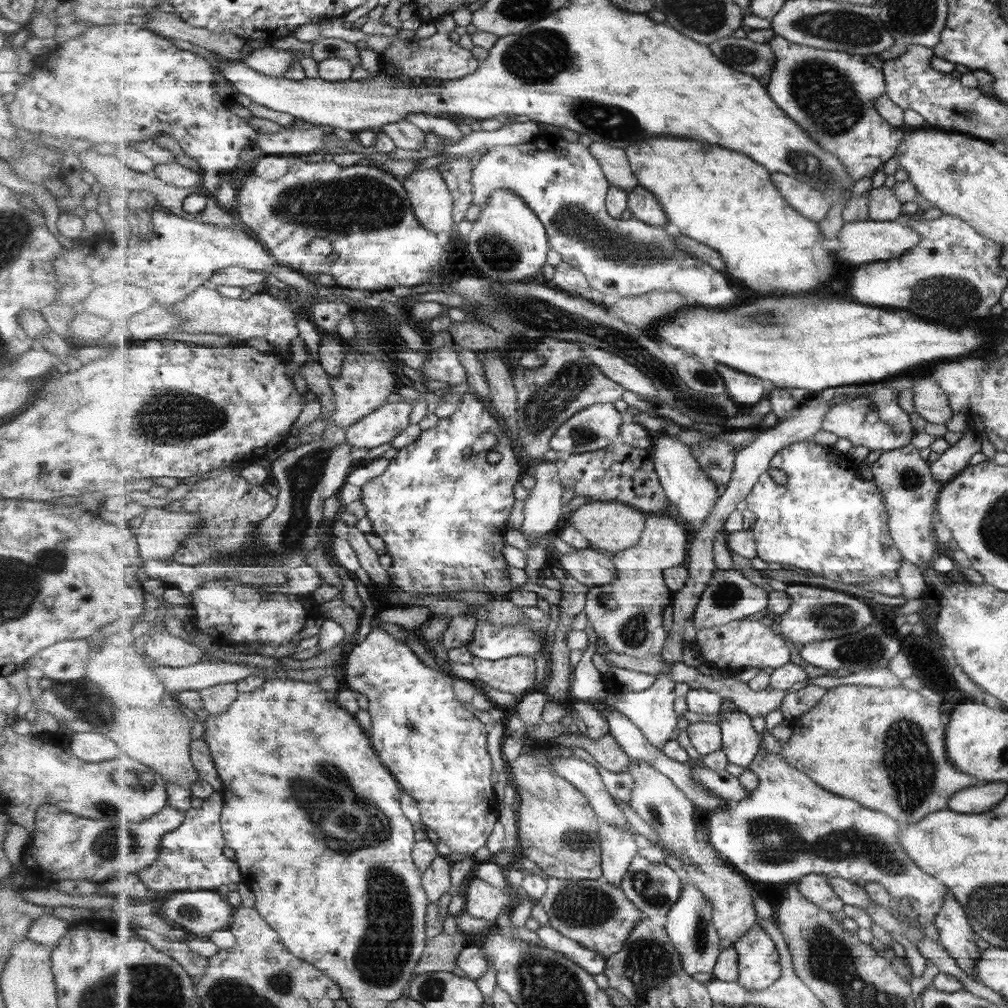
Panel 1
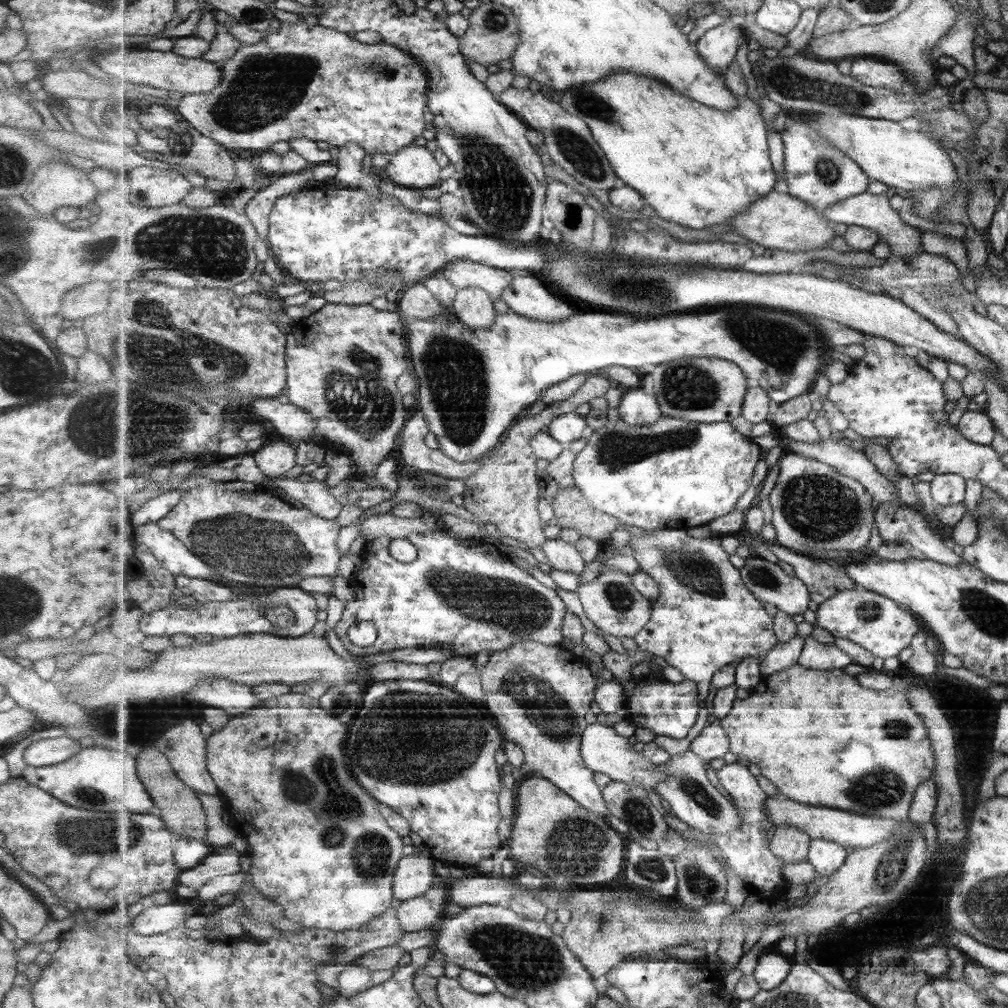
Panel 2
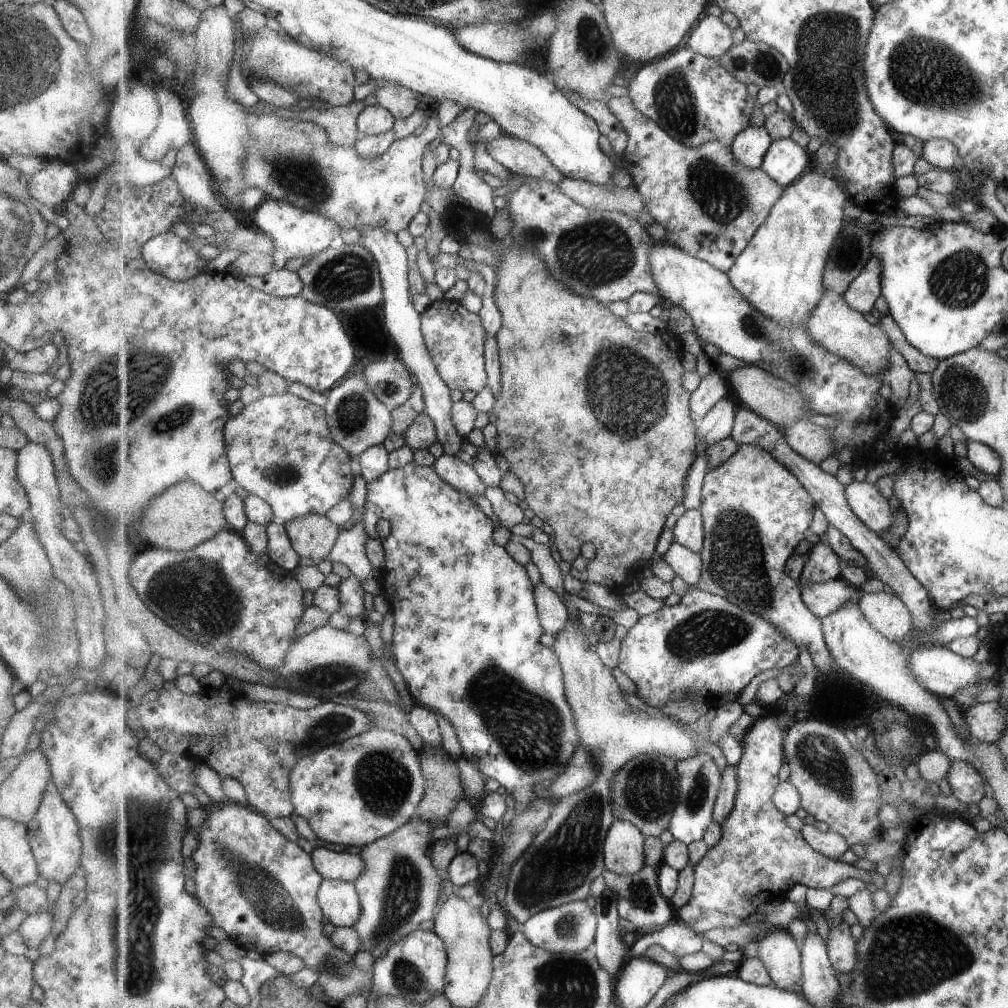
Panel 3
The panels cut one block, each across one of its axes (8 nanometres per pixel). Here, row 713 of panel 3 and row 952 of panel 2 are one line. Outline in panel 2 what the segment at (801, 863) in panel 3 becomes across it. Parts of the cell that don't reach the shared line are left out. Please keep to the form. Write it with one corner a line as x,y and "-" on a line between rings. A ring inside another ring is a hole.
767,952
759,956
759,964
753,975
763,990
773,990
785,982
793,965
792,957

